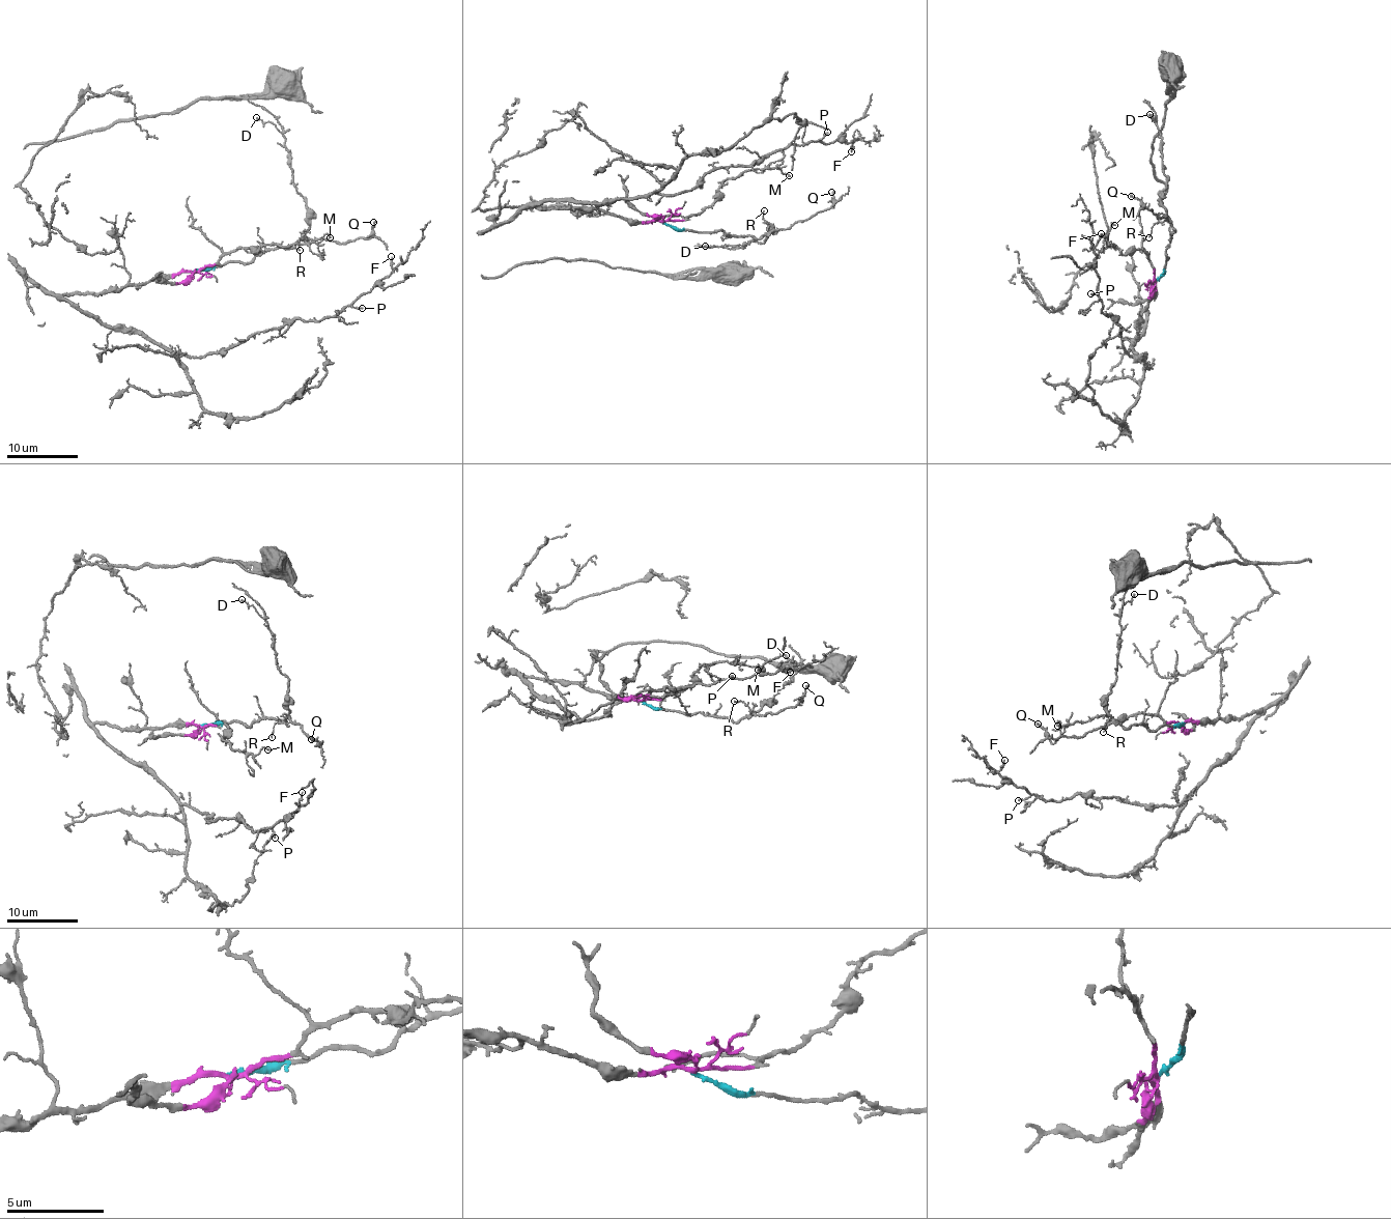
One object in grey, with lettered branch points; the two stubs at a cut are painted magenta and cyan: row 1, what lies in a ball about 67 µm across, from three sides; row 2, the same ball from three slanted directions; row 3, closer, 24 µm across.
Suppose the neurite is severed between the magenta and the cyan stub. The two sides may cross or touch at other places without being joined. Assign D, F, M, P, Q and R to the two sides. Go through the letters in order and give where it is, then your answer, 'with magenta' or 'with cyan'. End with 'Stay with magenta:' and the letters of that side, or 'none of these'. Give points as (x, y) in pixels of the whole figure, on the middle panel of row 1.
D: at (705, 246); with cyan
F: at (851, 151); with magenta
M: at (789, 175); with magenta
P: at (827, 132); with magenta
Q: at (831, 192); with cyan
R: at (764, 210); with cyan
Stay with magenta: F, M, P

